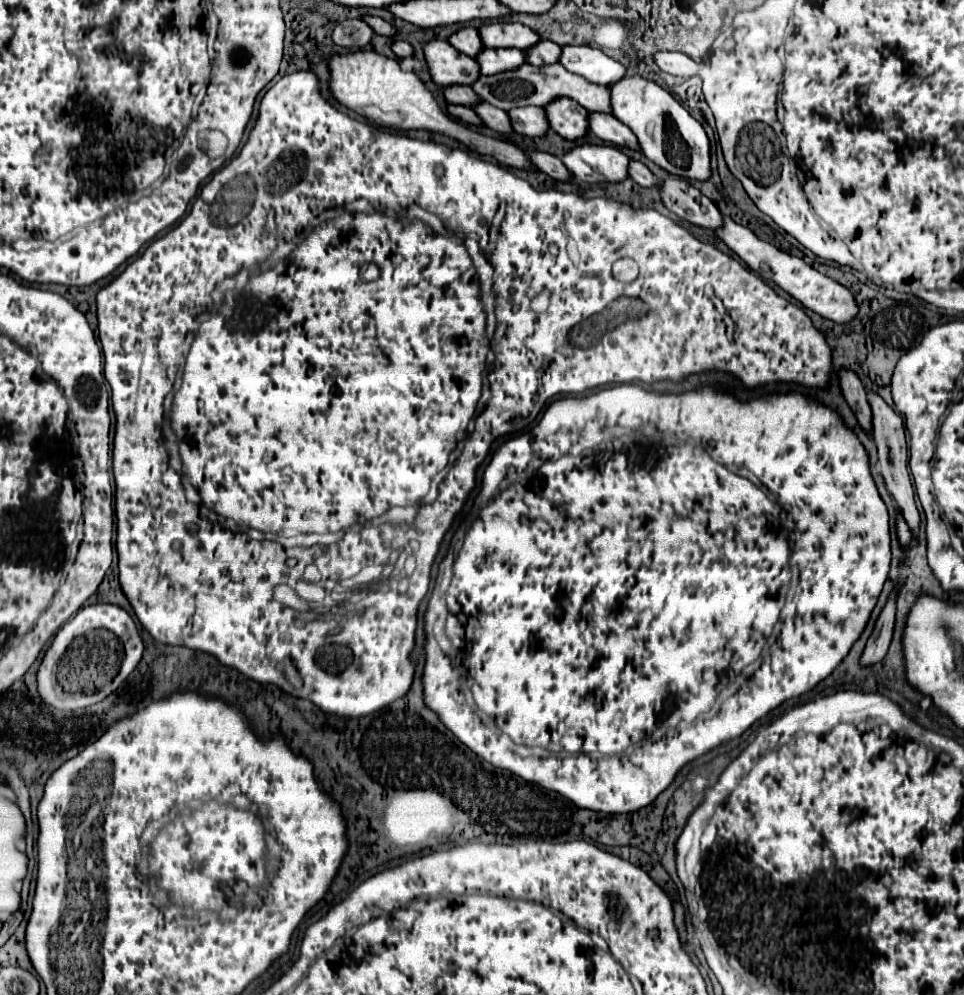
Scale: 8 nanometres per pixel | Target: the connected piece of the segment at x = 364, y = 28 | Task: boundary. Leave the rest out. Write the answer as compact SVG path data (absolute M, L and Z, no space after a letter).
M350 20L342 26L338 26L334 30L332 38L338 46L360 50L360 48L366 48L370 44L372 36L374 36L374 30L364 20Z

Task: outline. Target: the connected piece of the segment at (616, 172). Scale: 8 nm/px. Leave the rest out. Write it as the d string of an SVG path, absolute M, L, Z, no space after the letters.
M582 144L564 154L562 162L580 182L618 184L628 178L630 158L614 146Z

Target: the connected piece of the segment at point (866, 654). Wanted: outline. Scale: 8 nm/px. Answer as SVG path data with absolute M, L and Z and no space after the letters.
M892 594L888 604L884 606L884 610L876 622L874 632L866 642L866 648L860 656L860 666L864 666L864 668L882 662L886 652L888 652L888 646L892 640L892 630L894 630L894 612L896 612L894 610L894 598L896 598L896 594Z

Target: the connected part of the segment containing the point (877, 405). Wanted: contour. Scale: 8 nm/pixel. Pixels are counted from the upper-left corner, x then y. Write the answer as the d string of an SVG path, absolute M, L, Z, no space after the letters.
M868 392L868 404L872 408L872 438L878 446L878 460L880 460L880 472L886 480L888 492L894 498L902 518L908 522L908 528L914 532L912 534L912 544L918 542L918 530L920 530L920 512L914 502L914 486L910 480L908 472L908 444L906 444L906 434L904 434L904 420L898 412L894 412L878 394Z

